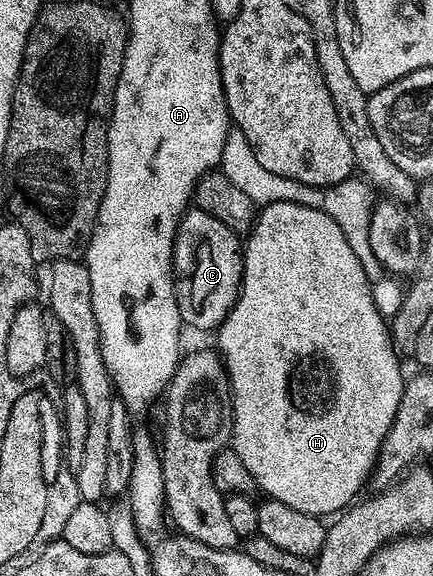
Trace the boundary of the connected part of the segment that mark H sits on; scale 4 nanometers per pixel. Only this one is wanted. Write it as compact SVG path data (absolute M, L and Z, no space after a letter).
M299 201L264 206L256 214L253 228L244 238L243 256L245 262L241 276L241 293L233 305L233 310L215 333L215 349L225 363L225 372L229 374L229 392L233 394L231 448L237 452L239 459L243 459L243 467L251 471L258 490L262 494L265 492L264 496L268 500L287 503L287 507L295 507L295 511L307 511L307 515L322 519L328 518L328 513L340 514L346 507L354 504L358 496L356 493L370 480L381 444L395 419L395 411L399 411L399 399L403 395L407 380L406 374L401 374L403 361L393 345L393 335L387 324L387 317L381 314L381 309L373 298L374 282L369 280L367 271L363 271L359 255L351 251L347 235L339 231L339 223L335 223L331 215Z

